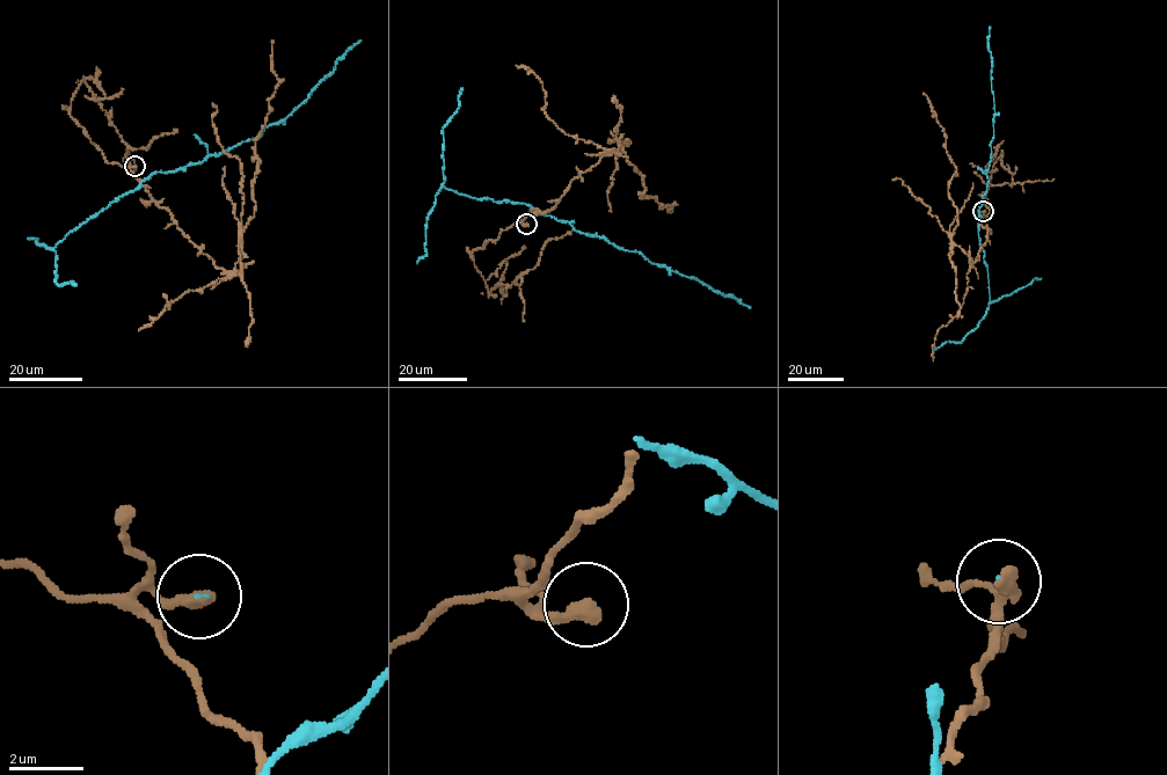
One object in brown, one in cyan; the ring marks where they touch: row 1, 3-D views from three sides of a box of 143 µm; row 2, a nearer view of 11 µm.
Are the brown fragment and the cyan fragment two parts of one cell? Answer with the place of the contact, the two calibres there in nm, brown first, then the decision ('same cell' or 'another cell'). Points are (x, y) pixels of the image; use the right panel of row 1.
(983, 211) | 400/60 nm | another cell

